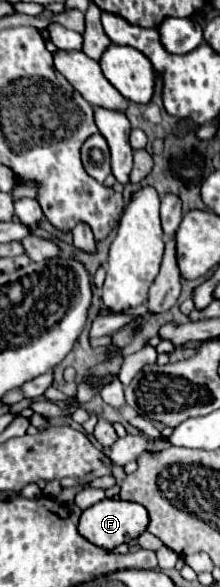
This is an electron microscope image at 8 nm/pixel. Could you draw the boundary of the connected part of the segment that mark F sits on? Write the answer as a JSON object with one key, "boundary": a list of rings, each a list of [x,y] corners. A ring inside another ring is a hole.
{"boundary":[[[102,499],[100,503],[82,511],[78,521],[80,535],[102,549],[114,549],[122,543],[130,543],[132,539],[140,537],[146,531],[146,527],[148,527],[146,507],[138,503],[130,503],[130,501],[120,501],[120,499]]]}

